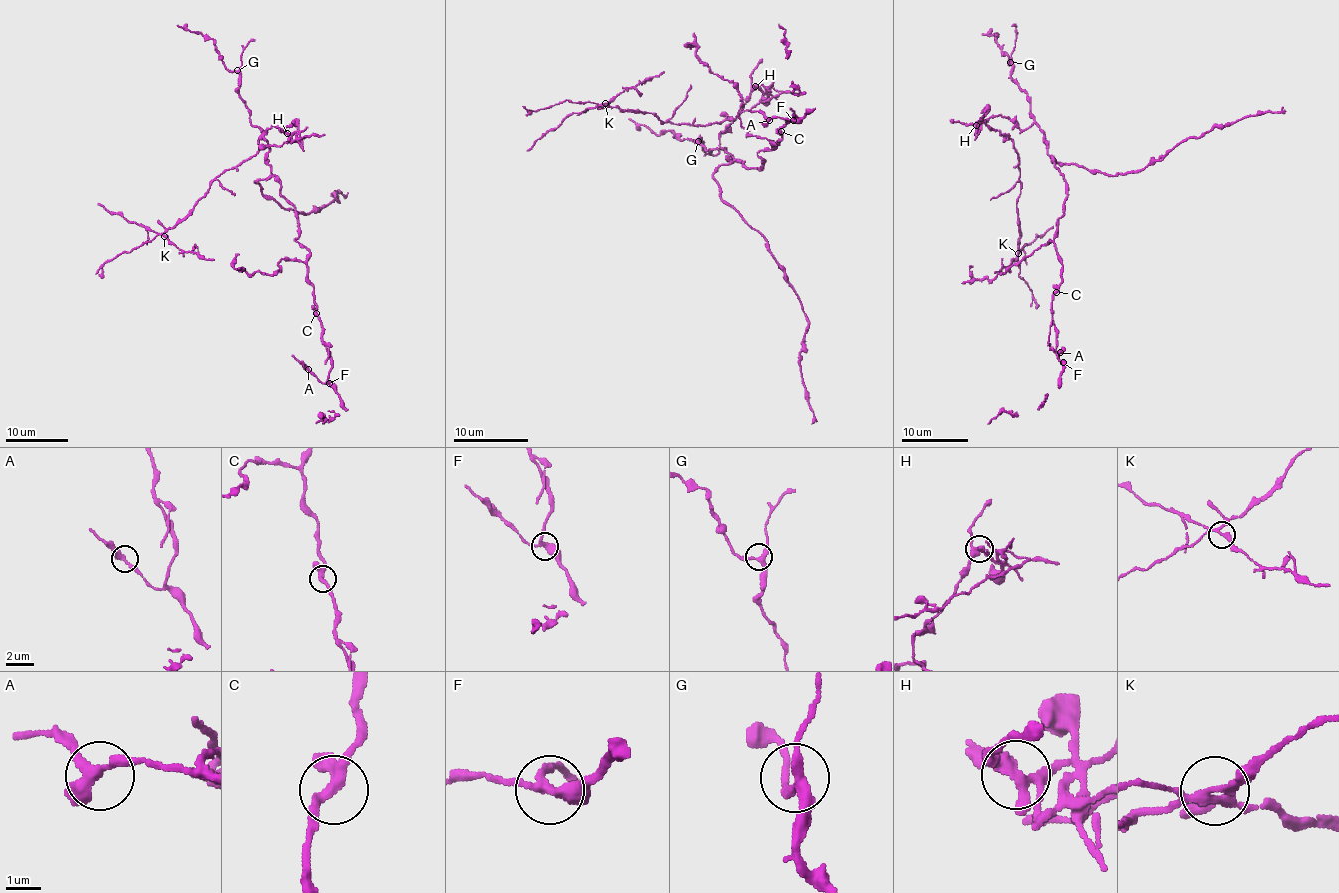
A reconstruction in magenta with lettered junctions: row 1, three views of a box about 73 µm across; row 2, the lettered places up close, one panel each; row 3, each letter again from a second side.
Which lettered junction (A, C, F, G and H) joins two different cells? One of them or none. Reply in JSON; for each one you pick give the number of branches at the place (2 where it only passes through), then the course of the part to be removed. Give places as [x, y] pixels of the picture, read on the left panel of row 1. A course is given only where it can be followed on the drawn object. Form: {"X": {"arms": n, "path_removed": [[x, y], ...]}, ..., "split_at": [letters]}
{"H": {"arms": 4, "path_removed": [[287, 134], [306, 136], [263, 147], [235, 167], [225, 169], [172, 227], [107, 260], [101, 278]]}, "split_at": ["H"]}

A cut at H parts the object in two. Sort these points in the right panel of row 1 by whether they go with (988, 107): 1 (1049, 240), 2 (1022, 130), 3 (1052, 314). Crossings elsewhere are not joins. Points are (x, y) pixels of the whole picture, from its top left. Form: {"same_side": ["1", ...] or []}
{"same_side": []}

